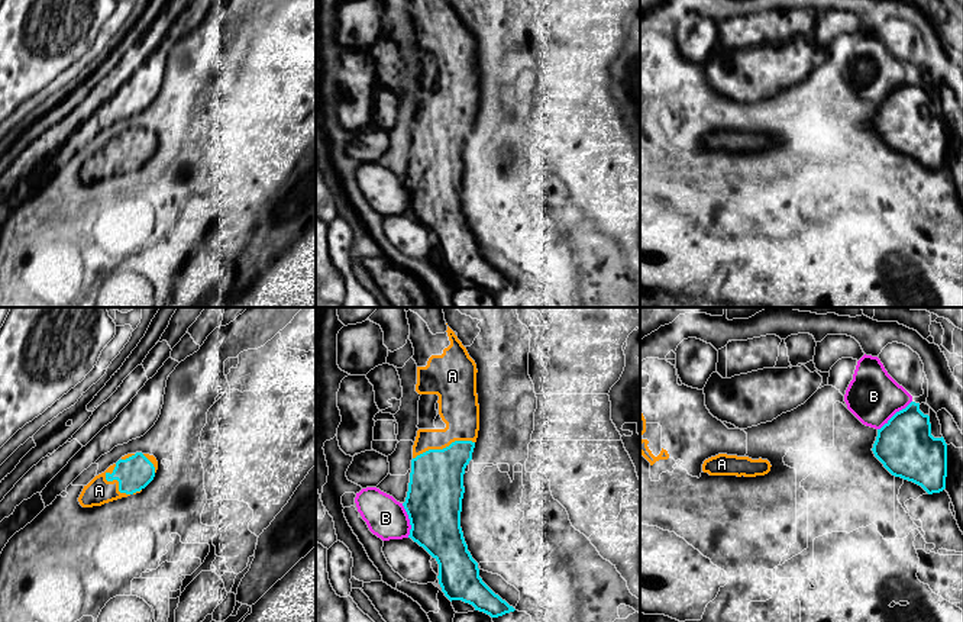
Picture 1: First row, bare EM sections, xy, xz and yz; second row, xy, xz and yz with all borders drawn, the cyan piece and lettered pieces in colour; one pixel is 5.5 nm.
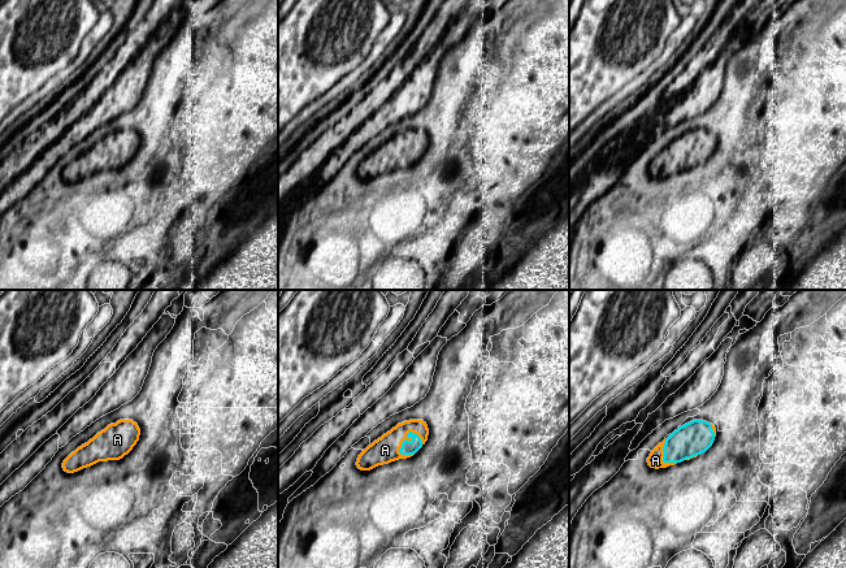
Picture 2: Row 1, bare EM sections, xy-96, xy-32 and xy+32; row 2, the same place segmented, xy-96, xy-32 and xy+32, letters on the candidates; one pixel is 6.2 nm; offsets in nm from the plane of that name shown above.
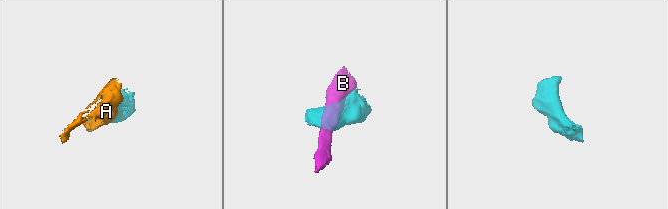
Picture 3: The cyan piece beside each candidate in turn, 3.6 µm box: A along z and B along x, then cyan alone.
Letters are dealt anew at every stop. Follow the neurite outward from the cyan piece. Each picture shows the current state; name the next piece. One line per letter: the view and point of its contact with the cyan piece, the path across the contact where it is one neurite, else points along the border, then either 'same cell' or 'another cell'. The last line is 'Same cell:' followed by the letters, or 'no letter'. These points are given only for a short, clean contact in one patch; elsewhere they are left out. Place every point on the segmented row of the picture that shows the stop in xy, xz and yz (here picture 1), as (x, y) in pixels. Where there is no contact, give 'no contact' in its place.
A: meets cyan in xz at (443, 448); same cell
B: meets cyan in yz at (895, 413); another cell
Same cell: A

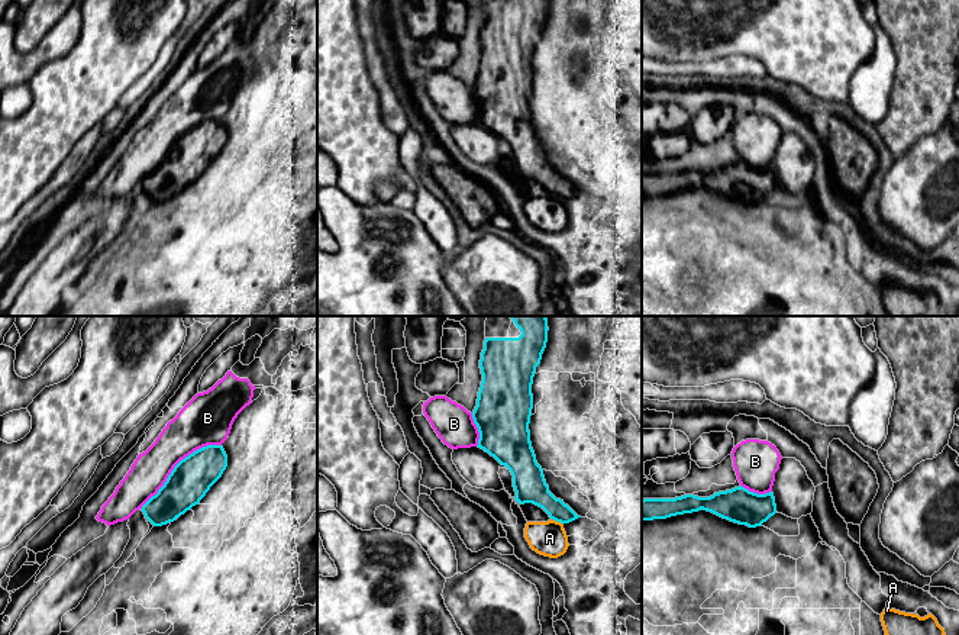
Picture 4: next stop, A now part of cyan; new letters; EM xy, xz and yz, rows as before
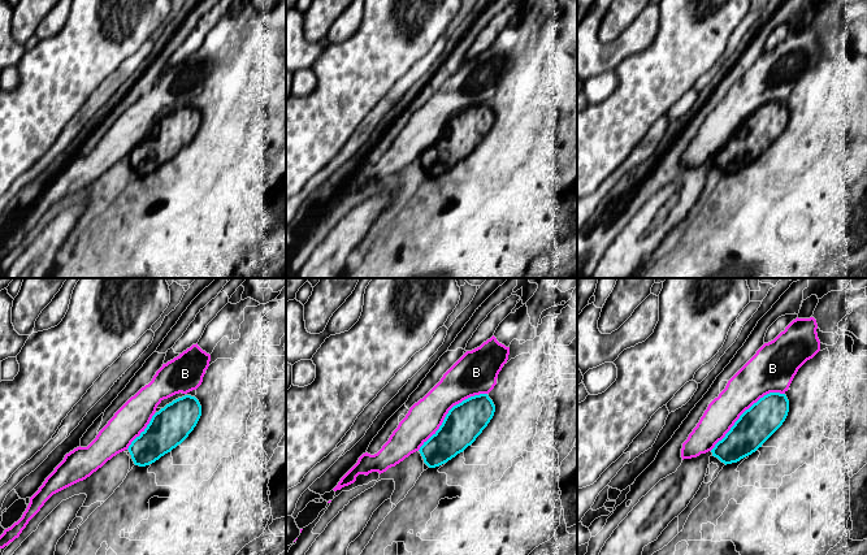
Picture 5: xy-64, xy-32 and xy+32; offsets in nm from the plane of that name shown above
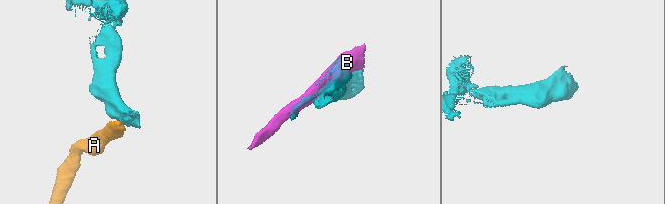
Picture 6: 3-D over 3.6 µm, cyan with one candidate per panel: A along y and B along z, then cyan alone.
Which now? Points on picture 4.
A: meets cyan in xz at (558, 521); border along xz (554, 519), (562, 525); another cell
B: meets cyan in xy at (176, 466); another cell
Same cell: no letter

